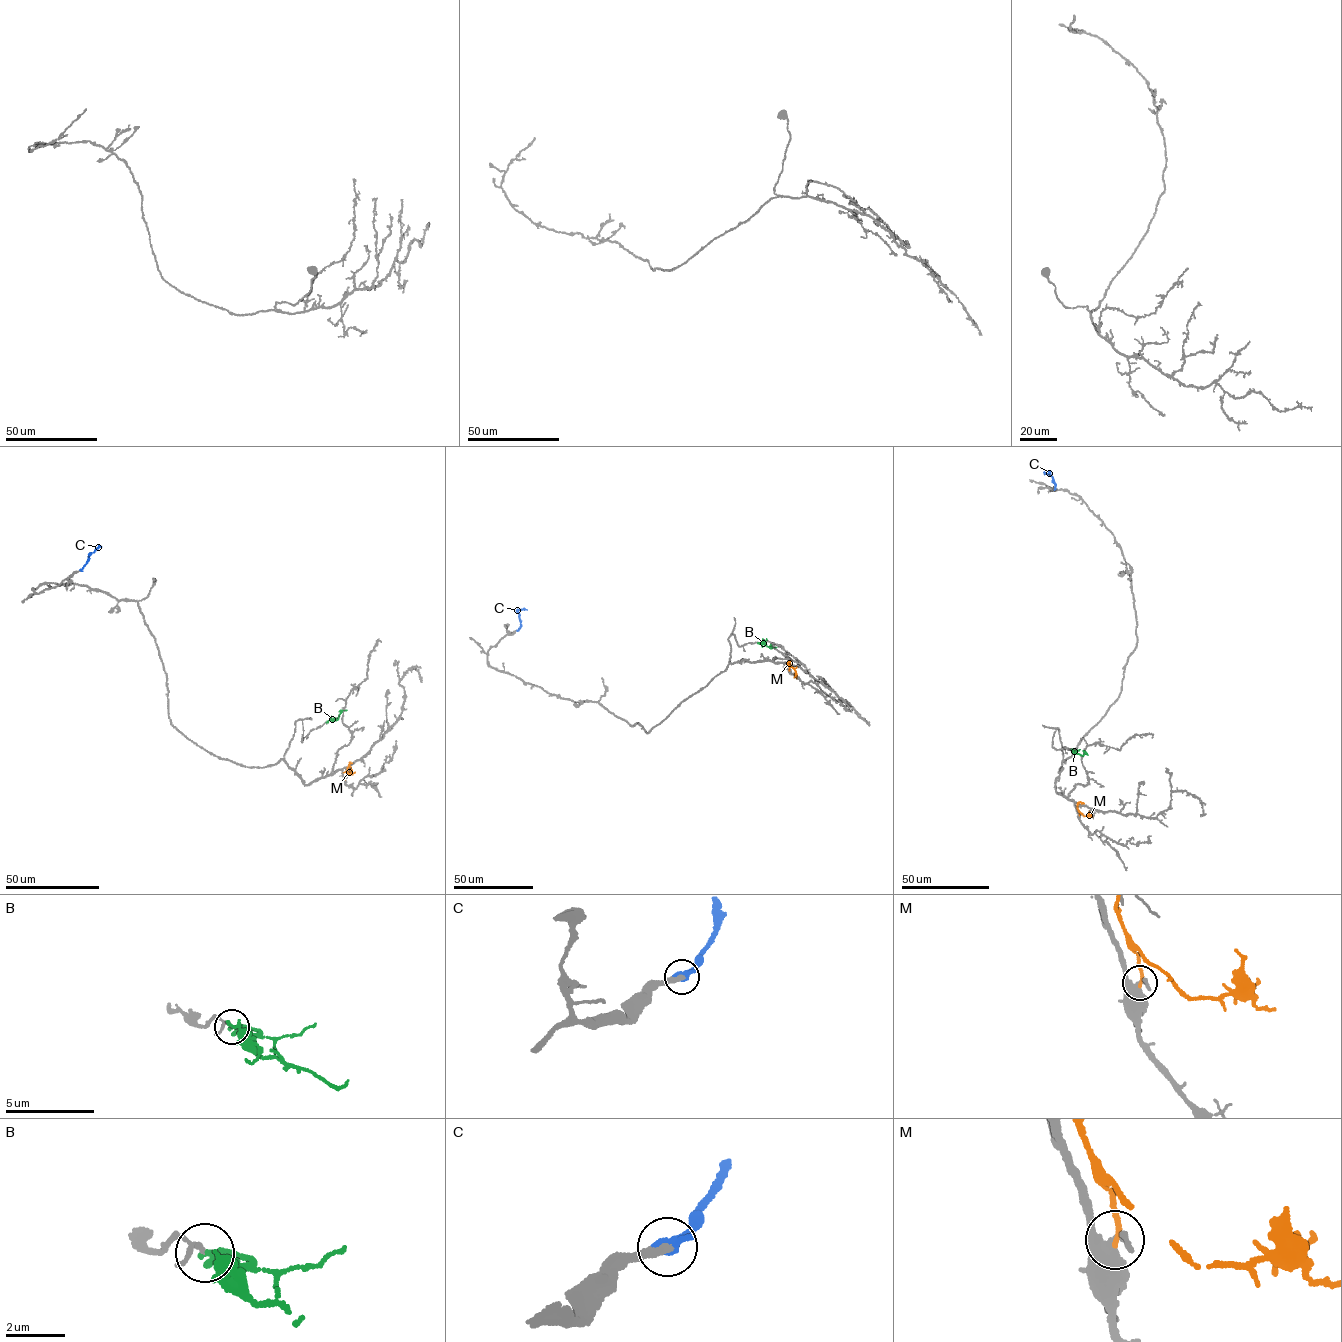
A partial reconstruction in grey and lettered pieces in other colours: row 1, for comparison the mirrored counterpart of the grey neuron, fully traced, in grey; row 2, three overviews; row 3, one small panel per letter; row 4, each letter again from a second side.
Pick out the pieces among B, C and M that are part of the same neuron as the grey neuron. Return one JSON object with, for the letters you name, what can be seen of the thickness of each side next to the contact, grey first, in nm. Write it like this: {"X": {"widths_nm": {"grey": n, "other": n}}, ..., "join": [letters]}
{"C": {"widths_nm": {"grey": 280, "other": 480}}, "join": ["C"]}

